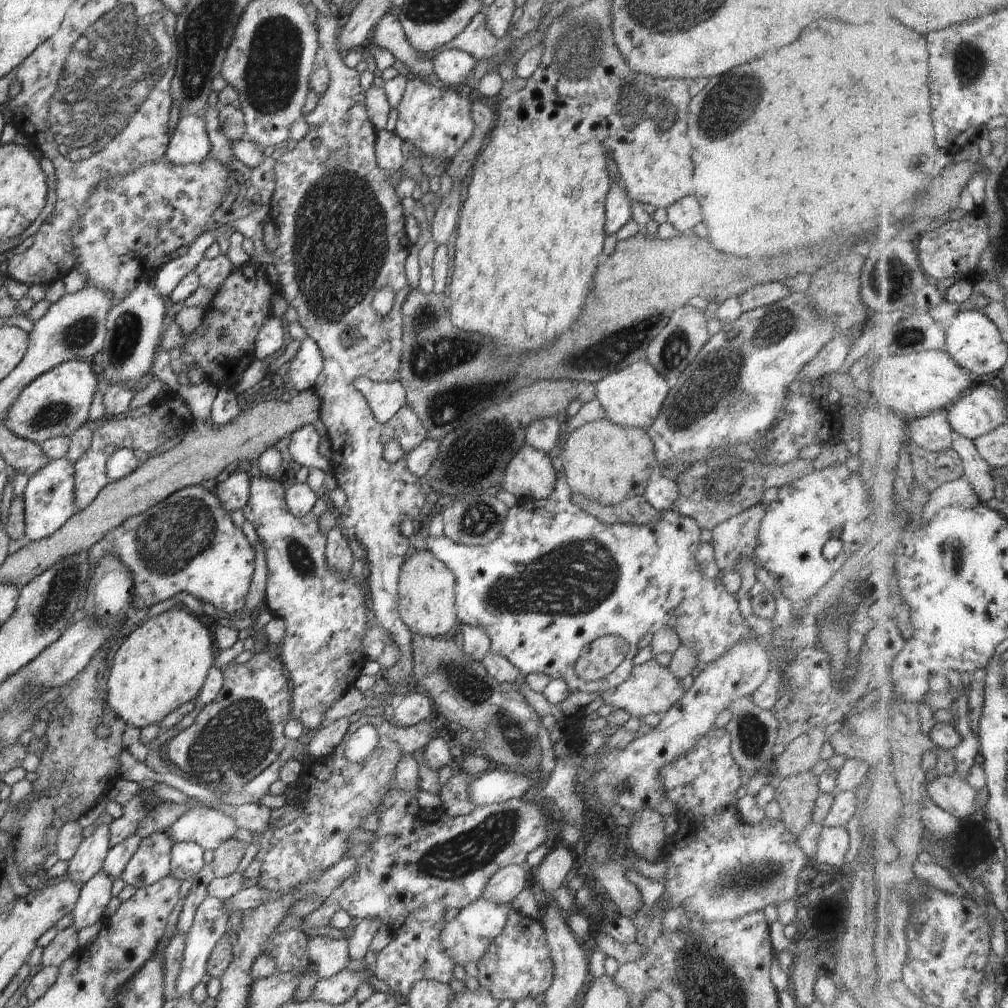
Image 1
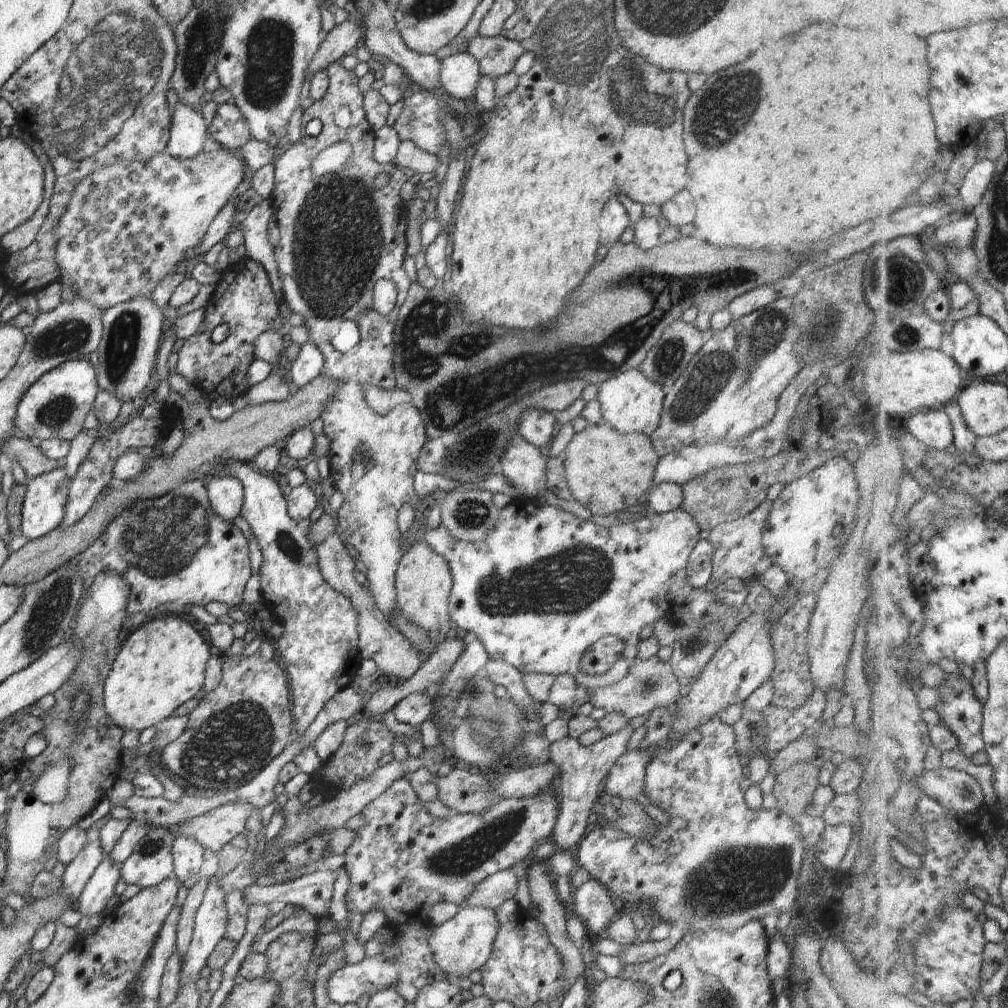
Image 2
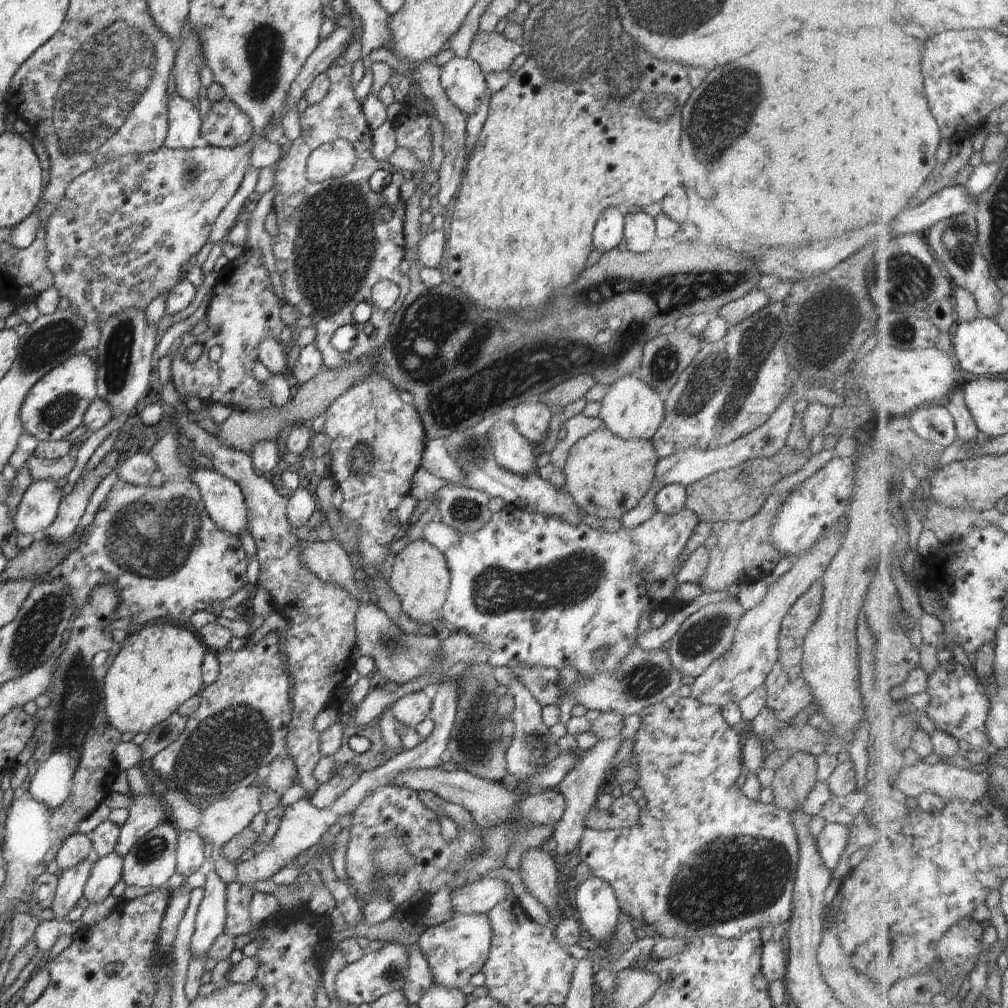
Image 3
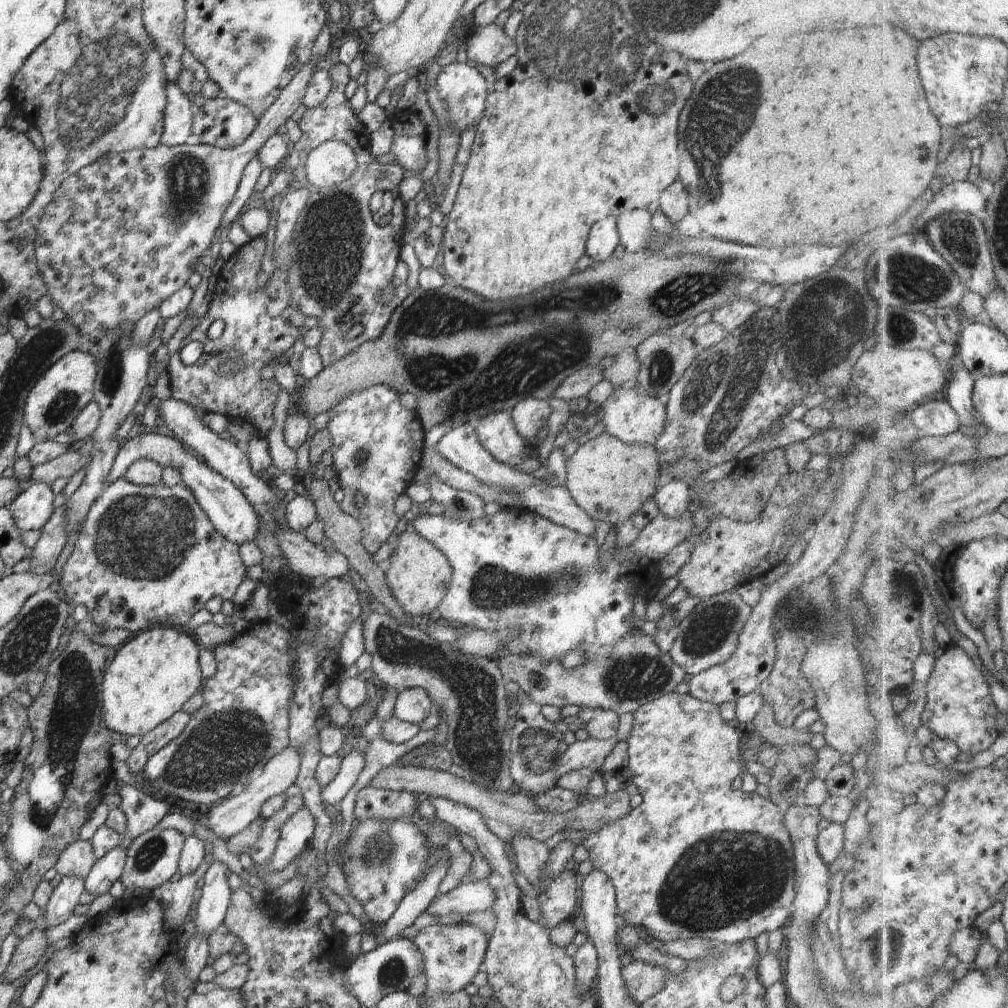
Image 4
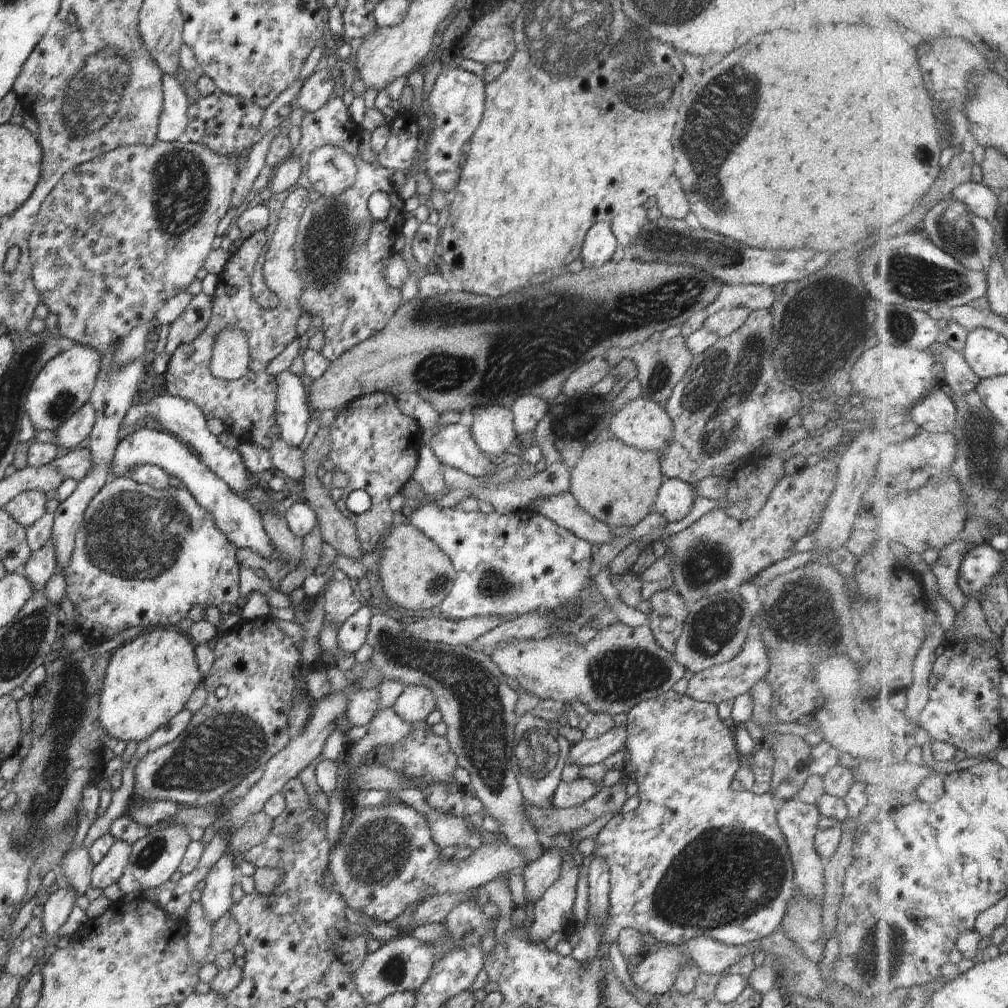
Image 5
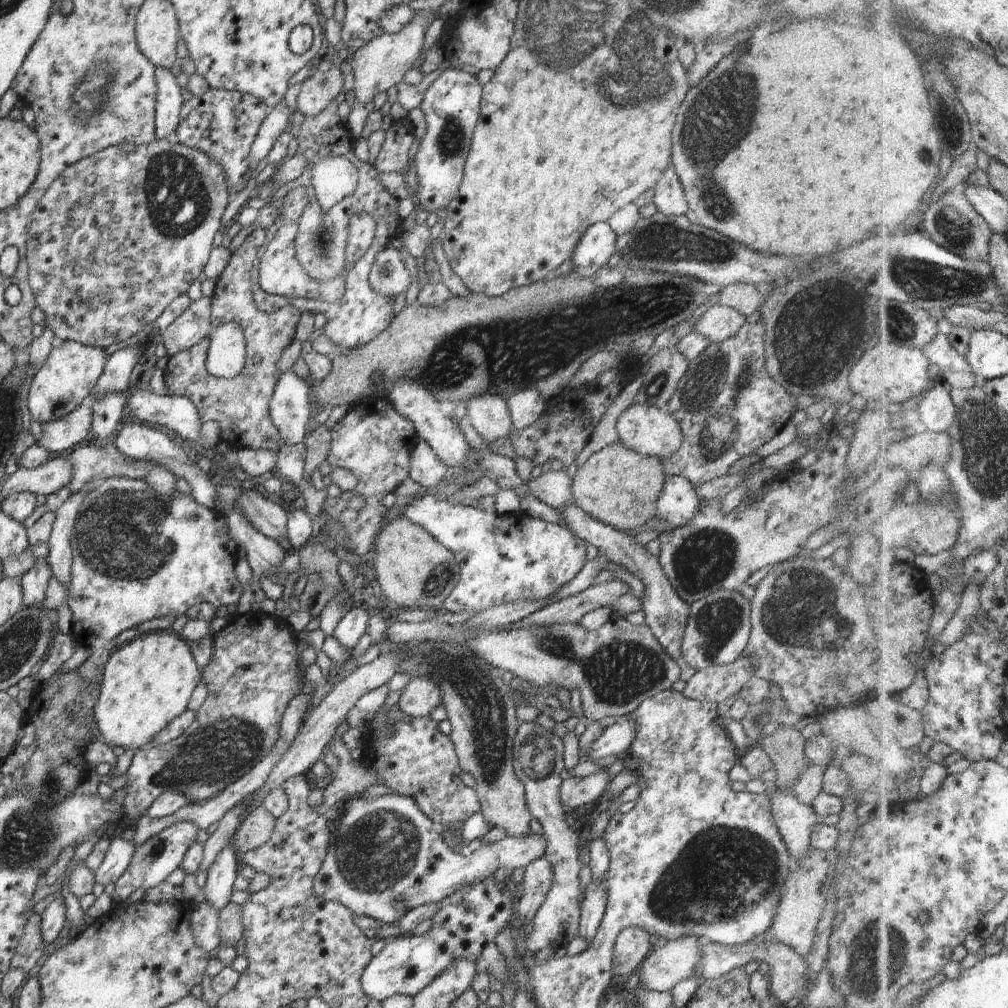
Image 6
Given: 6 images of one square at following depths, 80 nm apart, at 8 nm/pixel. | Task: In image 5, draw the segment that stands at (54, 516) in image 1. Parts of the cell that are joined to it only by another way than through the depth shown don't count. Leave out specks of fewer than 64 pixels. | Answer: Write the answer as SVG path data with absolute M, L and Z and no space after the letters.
M26 491L15 496L2 510L27 529L46 513L46 502L45 493Z

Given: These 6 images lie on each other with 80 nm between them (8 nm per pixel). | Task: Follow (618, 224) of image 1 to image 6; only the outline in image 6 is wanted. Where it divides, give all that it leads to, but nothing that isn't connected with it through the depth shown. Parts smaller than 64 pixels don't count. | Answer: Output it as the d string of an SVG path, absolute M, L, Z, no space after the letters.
M606 221L589 226L572 253L572 272L588 277L604 267L615 253L616 237Z

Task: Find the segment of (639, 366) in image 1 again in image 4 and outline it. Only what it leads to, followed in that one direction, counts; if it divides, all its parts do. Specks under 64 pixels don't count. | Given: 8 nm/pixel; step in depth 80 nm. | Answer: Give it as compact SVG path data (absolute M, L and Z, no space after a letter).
M636 382L624 384L618 390L614 390L600 406L600 410L604 410L606 432L628 444L654 445L667 423L666 407L658 398L642 391Z

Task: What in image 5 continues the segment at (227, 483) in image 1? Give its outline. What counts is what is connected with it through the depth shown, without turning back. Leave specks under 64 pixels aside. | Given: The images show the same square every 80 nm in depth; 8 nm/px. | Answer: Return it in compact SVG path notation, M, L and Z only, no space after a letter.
M143 427L120 439L113 456L112 475L125 476L126 470L132 470L138 465L158 465L168 474L182 480L200 506L213 514L216 527L237 548L248 548L266 560L277 557L274 546L262 526L261 514L250 505L248 500L236 494L223 480L220 480L203 461L199 460L198 455L176 436L166 430L157 431Z

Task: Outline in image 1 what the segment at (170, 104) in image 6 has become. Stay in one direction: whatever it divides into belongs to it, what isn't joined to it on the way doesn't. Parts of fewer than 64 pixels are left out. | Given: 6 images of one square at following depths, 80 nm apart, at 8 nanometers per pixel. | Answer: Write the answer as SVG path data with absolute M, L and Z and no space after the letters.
M180 113L165 158L177 165L199 163L210 155L211 144L202 115Z

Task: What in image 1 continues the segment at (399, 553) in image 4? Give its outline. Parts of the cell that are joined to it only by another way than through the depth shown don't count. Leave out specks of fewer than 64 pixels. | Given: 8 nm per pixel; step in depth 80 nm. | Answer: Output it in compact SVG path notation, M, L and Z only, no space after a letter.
M428 548L412 550L402 563L398 579L399 613L409 630L432 638L452 630L459 623L455 613L455 586L452 571Z

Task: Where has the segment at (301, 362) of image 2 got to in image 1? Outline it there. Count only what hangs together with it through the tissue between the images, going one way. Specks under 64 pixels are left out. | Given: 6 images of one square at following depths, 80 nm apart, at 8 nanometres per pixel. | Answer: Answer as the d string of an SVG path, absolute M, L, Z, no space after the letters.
M307 336L301 342L297 355L291 360L284 382L292 393L312 389L322 369L322 353L316 342Z

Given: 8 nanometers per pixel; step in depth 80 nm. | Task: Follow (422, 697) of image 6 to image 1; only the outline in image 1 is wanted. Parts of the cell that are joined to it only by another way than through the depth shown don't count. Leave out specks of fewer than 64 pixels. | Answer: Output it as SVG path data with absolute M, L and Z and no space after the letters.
M412 692L407 694L393 709L393 717L397 726L411 727L426 721L435 714L434 704L425 693Z

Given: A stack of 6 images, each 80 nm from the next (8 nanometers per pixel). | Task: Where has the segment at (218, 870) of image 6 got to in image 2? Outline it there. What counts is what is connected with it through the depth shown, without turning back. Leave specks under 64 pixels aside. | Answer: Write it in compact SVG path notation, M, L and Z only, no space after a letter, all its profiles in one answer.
M214 876L207 880L207 889L202 904L195 914L193 935L182 964L180 984L200 978L200 970L207 964L208 957L227 931L227 908L225 892L219 879Z

